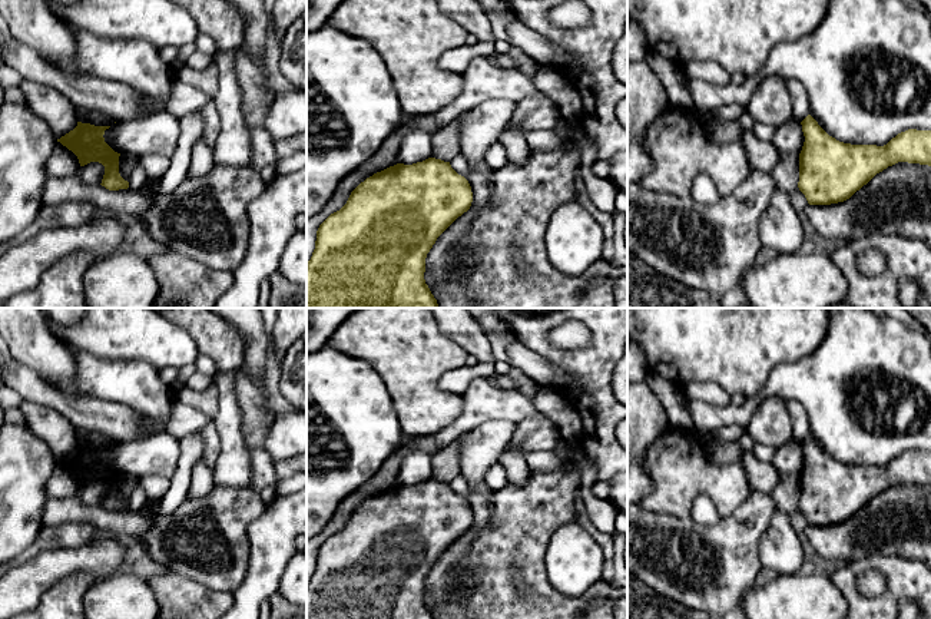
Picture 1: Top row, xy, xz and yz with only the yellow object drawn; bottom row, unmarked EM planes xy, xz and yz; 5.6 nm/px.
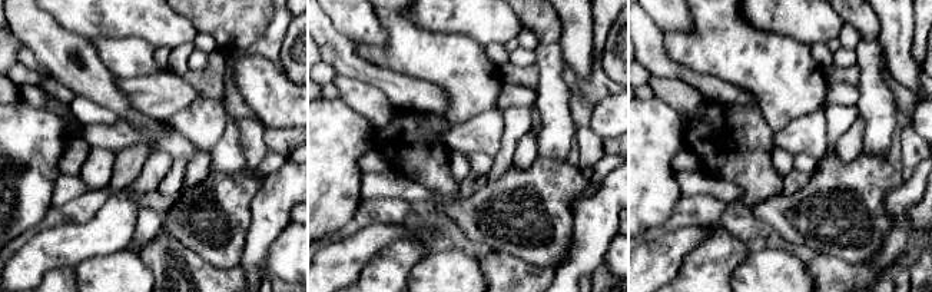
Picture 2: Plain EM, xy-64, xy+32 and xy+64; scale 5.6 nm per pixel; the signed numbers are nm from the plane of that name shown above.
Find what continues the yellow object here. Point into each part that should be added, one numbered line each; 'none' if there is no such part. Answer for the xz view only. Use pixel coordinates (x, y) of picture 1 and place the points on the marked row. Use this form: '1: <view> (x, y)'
none

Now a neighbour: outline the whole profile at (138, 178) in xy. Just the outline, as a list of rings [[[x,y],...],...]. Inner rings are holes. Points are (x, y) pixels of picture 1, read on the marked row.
[[[139,162],[136,163],[136,166],[133,168],[130,173],[129,186],[135,189],[142,189],[146,181],[148,181],[146,173]]]

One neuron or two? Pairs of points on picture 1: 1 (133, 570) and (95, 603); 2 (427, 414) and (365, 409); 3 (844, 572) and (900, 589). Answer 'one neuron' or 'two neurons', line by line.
1: one neuron
2: two neurons
3: one neuron

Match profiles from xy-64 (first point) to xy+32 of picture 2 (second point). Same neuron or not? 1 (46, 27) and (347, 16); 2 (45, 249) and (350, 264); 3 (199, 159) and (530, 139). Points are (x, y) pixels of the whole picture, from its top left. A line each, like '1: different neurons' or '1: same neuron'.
1: same neuron
2: same neuron
3: same neuron

